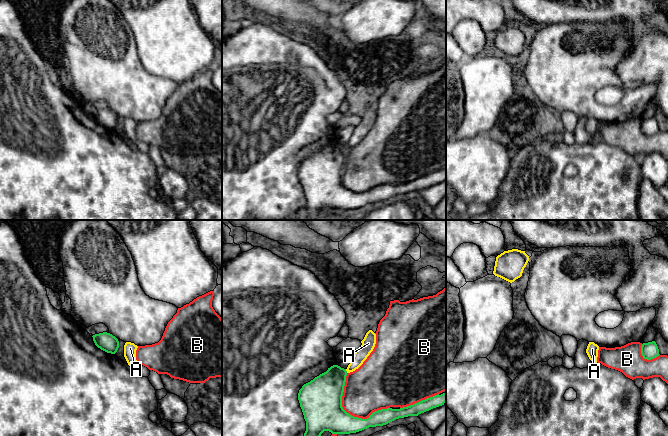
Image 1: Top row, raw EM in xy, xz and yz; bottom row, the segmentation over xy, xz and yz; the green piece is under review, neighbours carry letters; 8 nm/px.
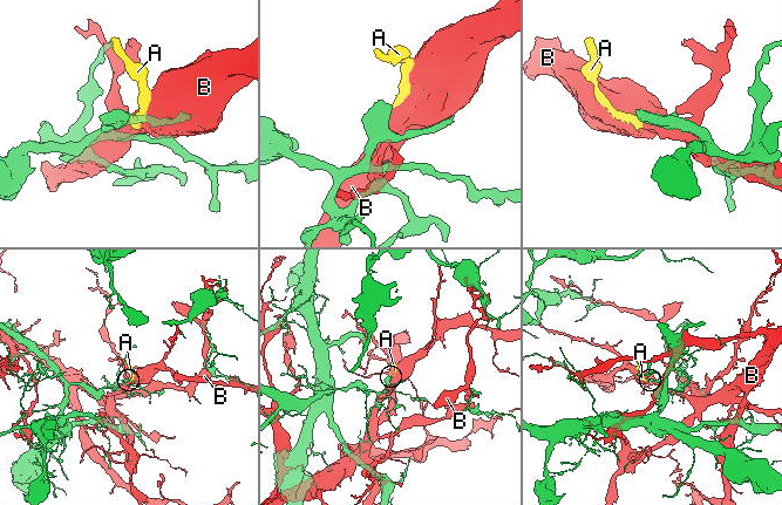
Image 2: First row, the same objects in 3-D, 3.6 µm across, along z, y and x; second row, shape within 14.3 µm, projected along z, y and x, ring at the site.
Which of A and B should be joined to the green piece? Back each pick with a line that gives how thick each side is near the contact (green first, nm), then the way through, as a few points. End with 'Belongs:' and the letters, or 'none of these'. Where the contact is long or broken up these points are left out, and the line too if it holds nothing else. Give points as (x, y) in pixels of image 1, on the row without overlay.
Belongs: none of these

